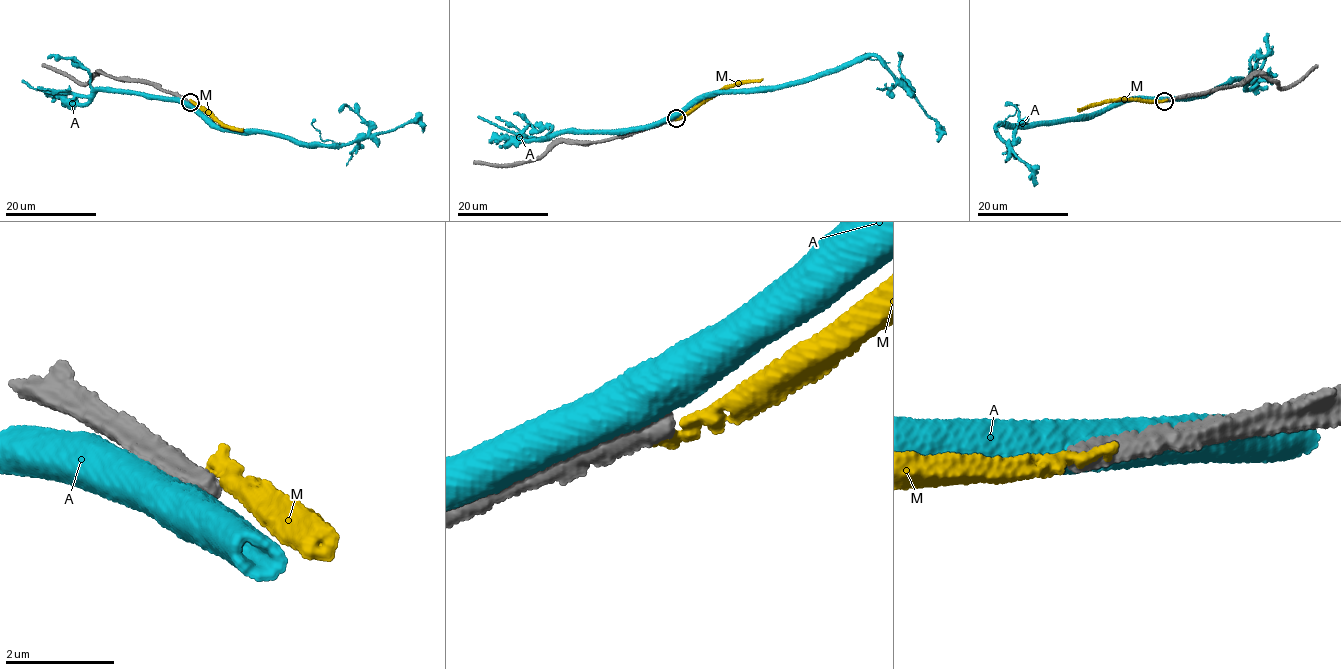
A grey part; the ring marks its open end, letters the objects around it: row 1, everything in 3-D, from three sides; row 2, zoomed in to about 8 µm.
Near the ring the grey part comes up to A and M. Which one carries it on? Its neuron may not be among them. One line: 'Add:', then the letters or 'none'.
Add: none

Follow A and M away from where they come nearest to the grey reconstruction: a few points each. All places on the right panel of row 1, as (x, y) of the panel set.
A: (1170, 99), (1138, 99), (1086, 119), (1053, 124), (998, 125), (1008, 148), (1029, 167), (1034, 186)
M: (1166, 101), (1125, 99), (1077, 108)

